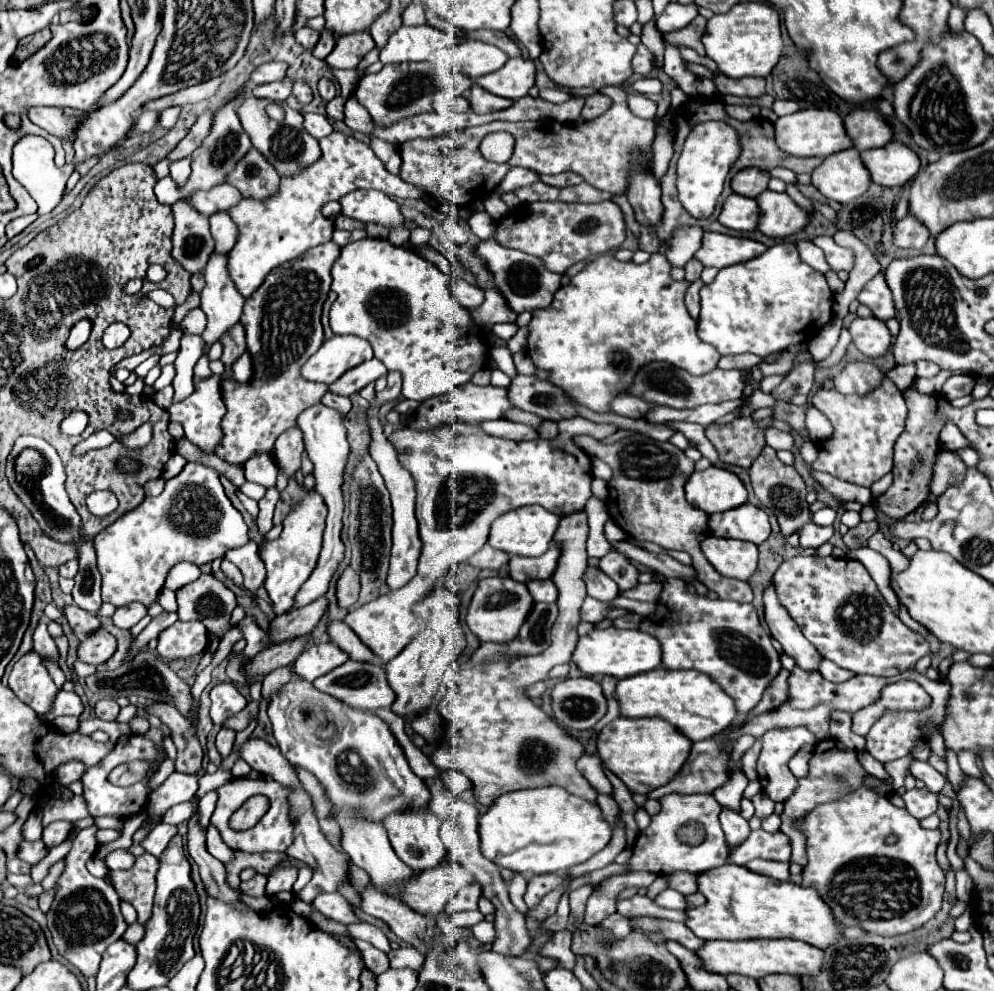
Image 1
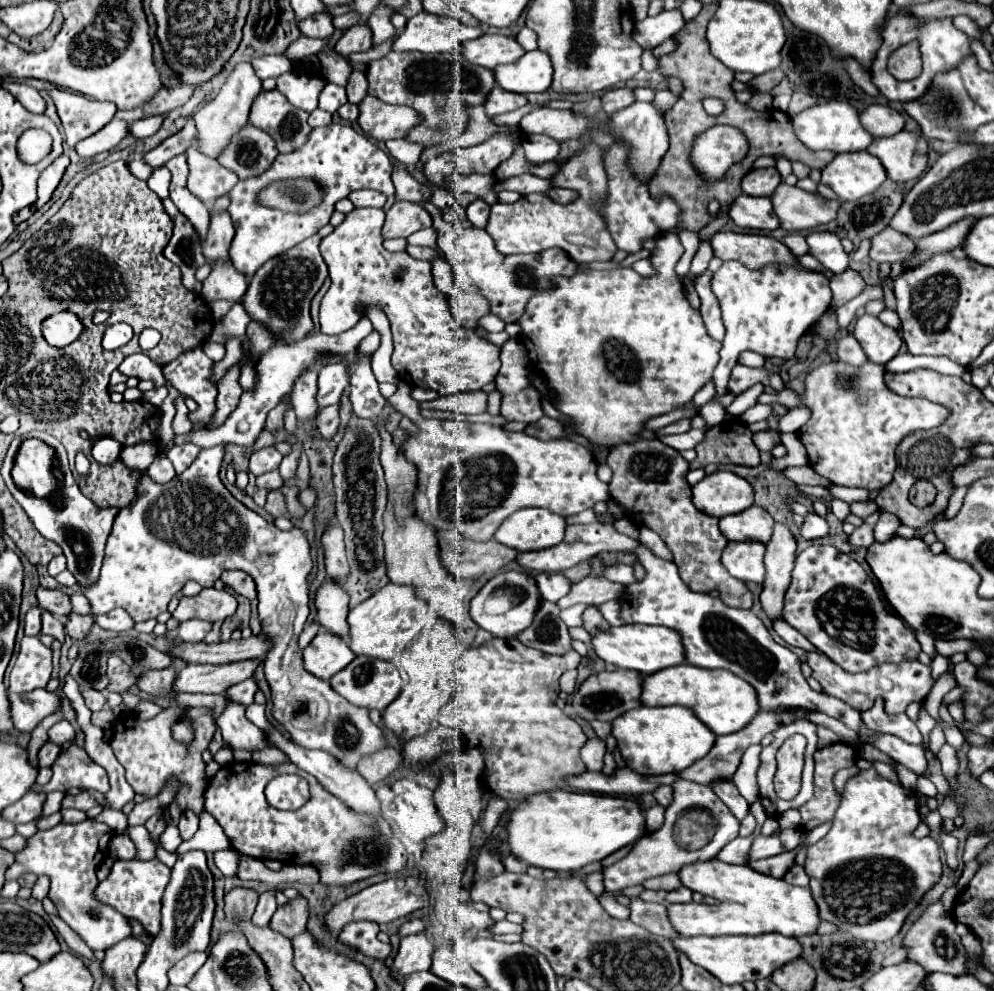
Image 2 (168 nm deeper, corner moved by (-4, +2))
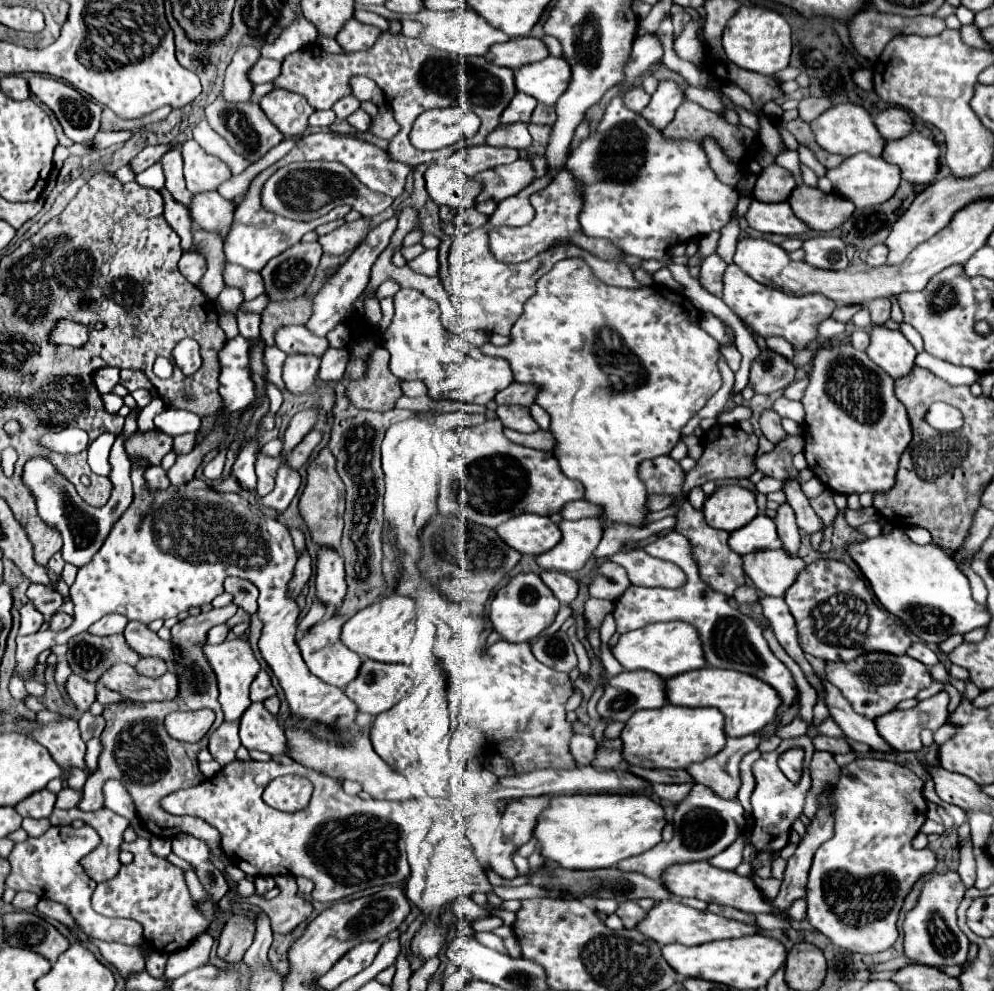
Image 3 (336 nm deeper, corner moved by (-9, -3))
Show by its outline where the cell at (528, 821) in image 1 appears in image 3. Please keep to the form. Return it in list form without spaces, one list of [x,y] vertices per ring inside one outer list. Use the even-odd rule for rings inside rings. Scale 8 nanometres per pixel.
[[[555,795],[549,807],[539,815],[535,825],[537,851],[547,859],[565,869],[601,869],[613,867],[621,859],[641,855],[661,841],[661,829],[665,825],[663,807],[645,795]]]

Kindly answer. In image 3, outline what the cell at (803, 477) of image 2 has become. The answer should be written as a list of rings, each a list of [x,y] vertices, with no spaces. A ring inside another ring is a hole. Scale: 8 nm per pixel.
[[[787,435],[783,439],[783,443],[775,445],[775,449],[771,453],[765,453],[765,455],[755,459],[757,469],[773,479],[797,481],[799,471],[791,465],[791,456],[797,454],[797,445],[803,445],[803,437]]]

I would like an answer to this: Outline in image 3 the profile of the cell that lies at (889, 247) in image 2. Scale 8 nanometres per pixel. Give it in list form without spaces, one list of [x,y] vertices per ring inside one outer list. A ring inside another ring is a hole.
[[[883,243],[877,245],[877,247],[871,247],[869,255],[867,255],[867,265],[871,265],[871,267],[883,265],[887,261],[887,253],[889,253],[889,249]]]

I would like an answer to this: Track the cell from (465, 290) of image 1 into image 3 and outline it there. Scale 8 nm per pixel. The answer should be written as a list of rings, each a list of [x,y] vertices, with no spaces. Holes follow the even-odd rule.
[[[437,249],[423,251],[417,259],[409,261],[407,265],[413,271],[417,271],[417,273],[423,273],[427,277],[437,277],[439,275],[439,255],[437,255]]]

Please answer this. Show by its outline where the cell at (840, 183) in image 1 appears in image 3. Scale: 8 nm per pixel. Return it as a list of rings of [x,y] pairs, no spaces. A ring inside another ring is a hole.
[[[857,153],[853,157],[847,157],[839,167],[827,171],[829,181],[833,183],[833,191],[845,199],[849,199],[855,207],[869,207],[869,205],[879,205],[887,201],[895,189],[899,187],[899,169],[881,157],[873,157],[867,153]]]

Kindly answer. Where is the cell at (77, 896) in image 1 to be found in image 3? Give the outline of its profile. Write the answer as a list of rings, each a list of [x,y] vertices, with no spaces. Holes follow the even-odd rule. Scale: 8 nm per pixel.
[[[71,825],[51,827],[41,837],[29,837],[27,841],[17,843],[9,855],[11,873],[7,877],[7,887],[15,891],[30,891],[37,894],[39,898],[63,903],[87,937],[93,937],[99,941],[117,941],[125,945],[141,945],[143,927],[137,921],[109,919],[109,917],[95,913],[91,907],[91,893],[97,883],[89,879],[85,867],[81,867],[81,859],[89,855],[89,851],[97,847],[97,843],[101,843],[101,837],[89,825],[81,829],[75,829]]]

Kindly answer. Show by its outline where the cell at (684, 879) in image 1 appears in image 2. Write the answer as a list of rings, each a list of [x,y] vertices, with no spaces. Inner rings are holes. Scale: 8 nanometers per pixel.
[[[666,874],[666,876],[660,876],[660,878],[648,878],[644,884],[644,888],[652,888],[652,890],[664,890],[664,892],[670,892],[670,890],[676,890],[680,888],[680,878],[678,874]]]

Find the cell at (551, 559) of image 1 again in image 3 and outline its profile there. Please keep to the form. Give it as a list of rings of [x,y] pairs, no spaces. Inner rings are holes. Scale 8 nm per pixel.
[[[581,519],[581,521],[563,521],[559,525],[563,539],[553,551],[537,555],[537,565],[543,571],[561,571],[575,573],[585,567],[593,557],[601,537],[603,527],[599,519]]]

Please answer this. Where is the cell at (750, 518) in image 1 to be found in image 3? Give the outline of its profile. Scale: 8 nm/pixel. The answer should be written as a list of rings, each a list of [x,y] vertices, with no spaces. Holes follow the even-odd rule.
[[[759,513],[743,529],[737,529],[729,535],[729,547],[739,555],[747,555],[761,549],[781,549],[781,541],[777,537],[773,519]]]

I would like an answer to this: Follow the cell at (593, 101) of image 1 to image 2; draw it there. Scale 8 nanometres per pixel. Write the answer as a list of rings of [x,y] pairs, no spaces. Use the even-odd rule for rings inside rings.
[[[610,88],[602,94],[602,108],[608,116],[634,104],[634,102],[636,102],[636,98],[634,98],[632,88]]]

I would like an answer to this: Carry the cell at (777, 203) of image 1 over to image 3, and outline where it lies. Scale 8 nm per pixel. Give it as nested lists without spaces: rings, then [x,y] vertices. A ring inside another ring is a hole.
[[[807,185],[793,189],[789,205],[797,219],[801,219],[809,229],[823,233],[841,227],[855,211],[855,205],[837,193],[823,193],[817,187]]]

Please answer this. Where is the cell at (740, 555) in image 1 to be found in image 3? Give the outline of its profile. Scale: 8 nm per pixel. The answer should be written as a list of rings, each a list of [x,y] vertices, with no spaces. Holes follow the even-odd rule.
[[[755,551],[743,555],[743,571],[765,595],[781,597],[797,579],[805,563],[785,551]]]

